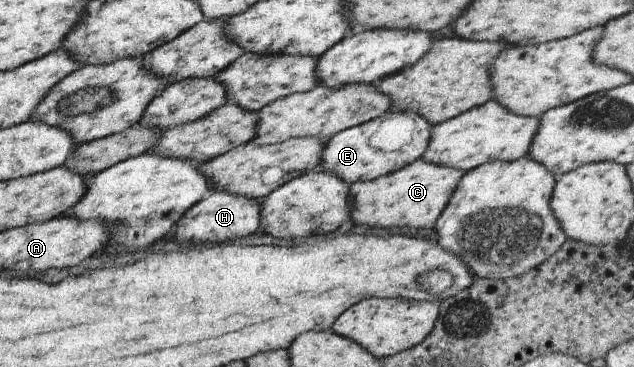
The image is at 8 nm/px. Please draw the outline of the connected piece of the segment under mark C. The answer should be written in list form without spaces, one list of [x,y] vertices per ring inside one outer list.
[[[418,159],[376,179],[352,182],[347,191],[349,224],[378,225],[396,234],[432,228],[462,174],[460,170]]]

